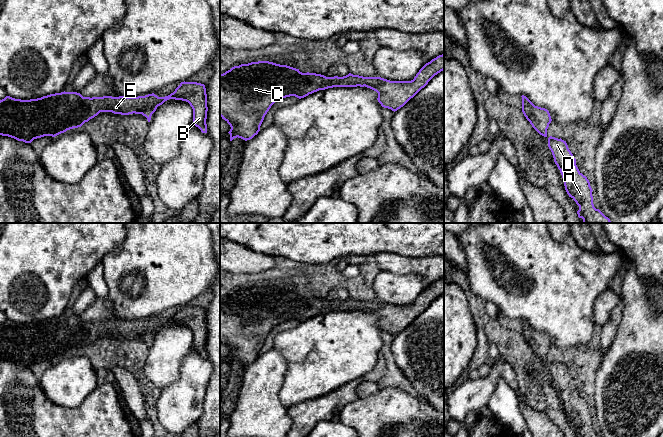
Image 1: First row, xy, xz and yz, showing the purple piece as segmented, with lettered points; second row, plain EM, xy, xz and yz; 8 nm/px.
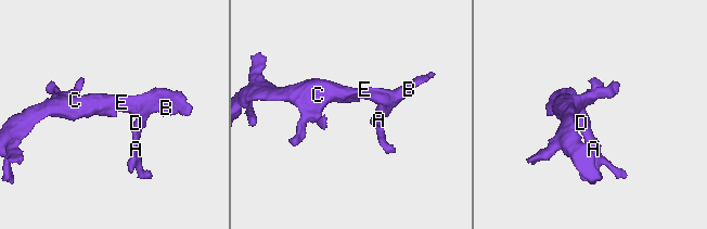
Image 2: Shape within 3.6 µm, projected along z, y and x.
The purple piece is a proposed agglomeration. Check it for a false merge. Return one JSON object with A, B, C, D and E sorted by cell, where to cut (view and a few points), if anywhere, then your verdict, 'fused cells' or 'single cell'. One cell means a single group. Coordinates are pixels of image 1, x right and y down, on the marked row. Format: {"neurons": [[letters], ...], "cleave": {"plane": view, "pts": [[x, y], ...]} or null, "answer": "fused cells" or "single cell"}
{"neurons": [["A", "B", "C", "D", "E"]], "cleave": null, "answer": "single cell"}

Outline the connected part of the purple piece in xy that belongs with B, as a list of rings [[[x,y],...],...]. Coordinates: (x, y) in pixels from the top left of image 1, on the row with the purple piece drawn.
[[[181,82],[173,93],[165,97],[158,97],[154,93],[145,96],[103,96],[83,97],[77,92],[61,92],[43,96],[37,99],[21,100],[6,96],[0,100],[0,135],[14,138],[18,141],[31,143],[34,139],[44,136],[55,137],[67,130],[81,127],[85,122],[97,116],[100,112],[129,115],[142,114],[150,122],[157,107],[169,99],[182,100],[190,104],[193,109],[193,124],[202,133],[207,133],[207,94],[204,84],[197,82]]]

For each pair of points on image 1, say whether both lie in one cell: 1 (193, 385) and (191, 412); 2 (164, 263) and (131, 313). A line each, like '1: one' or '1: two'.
1: one
2: one

